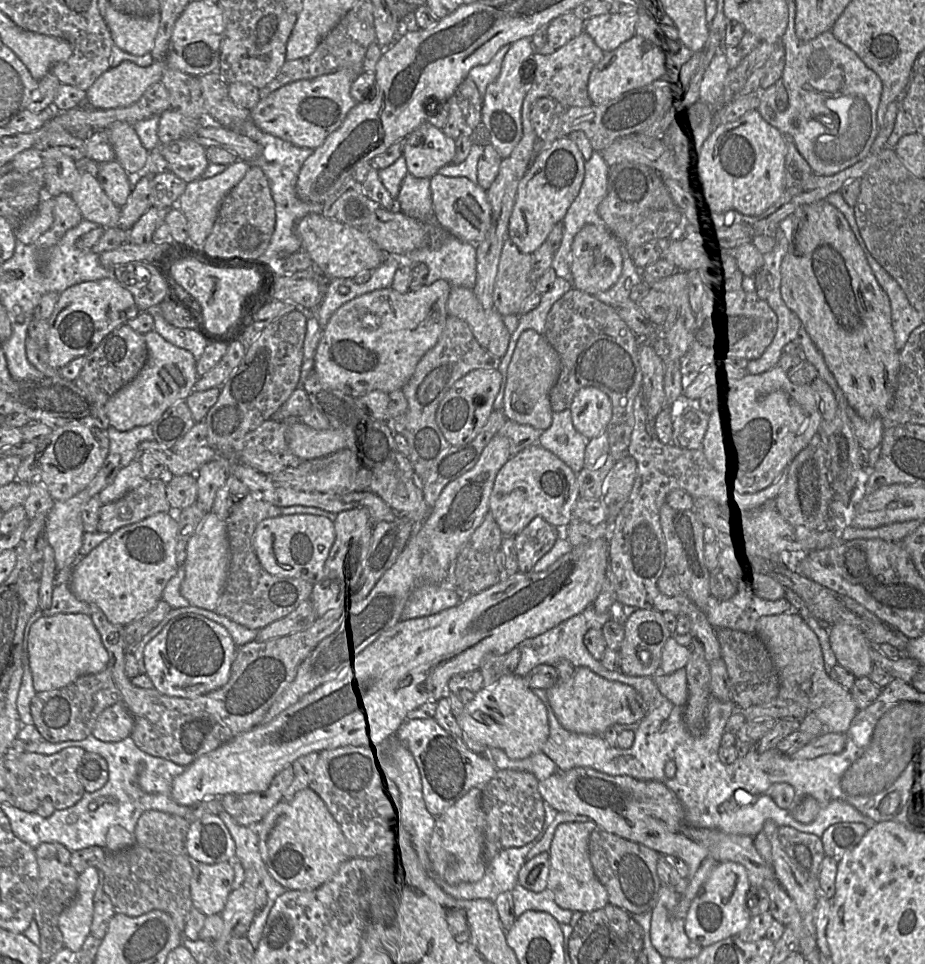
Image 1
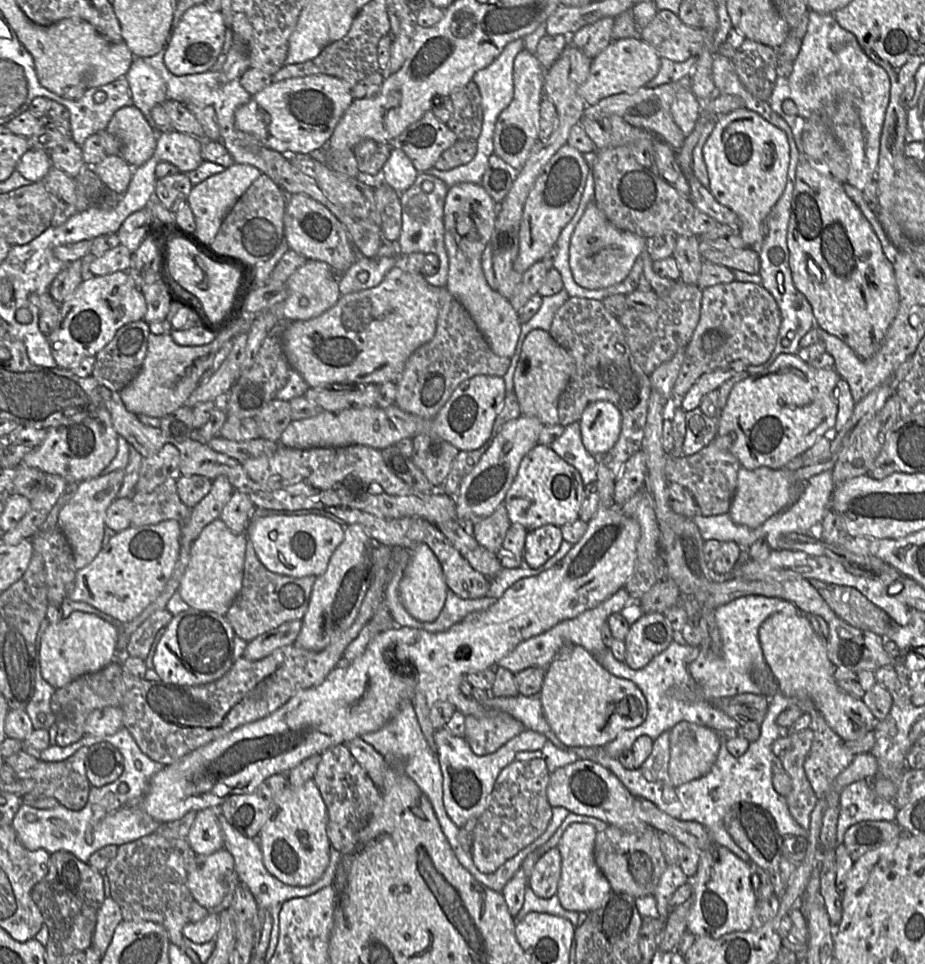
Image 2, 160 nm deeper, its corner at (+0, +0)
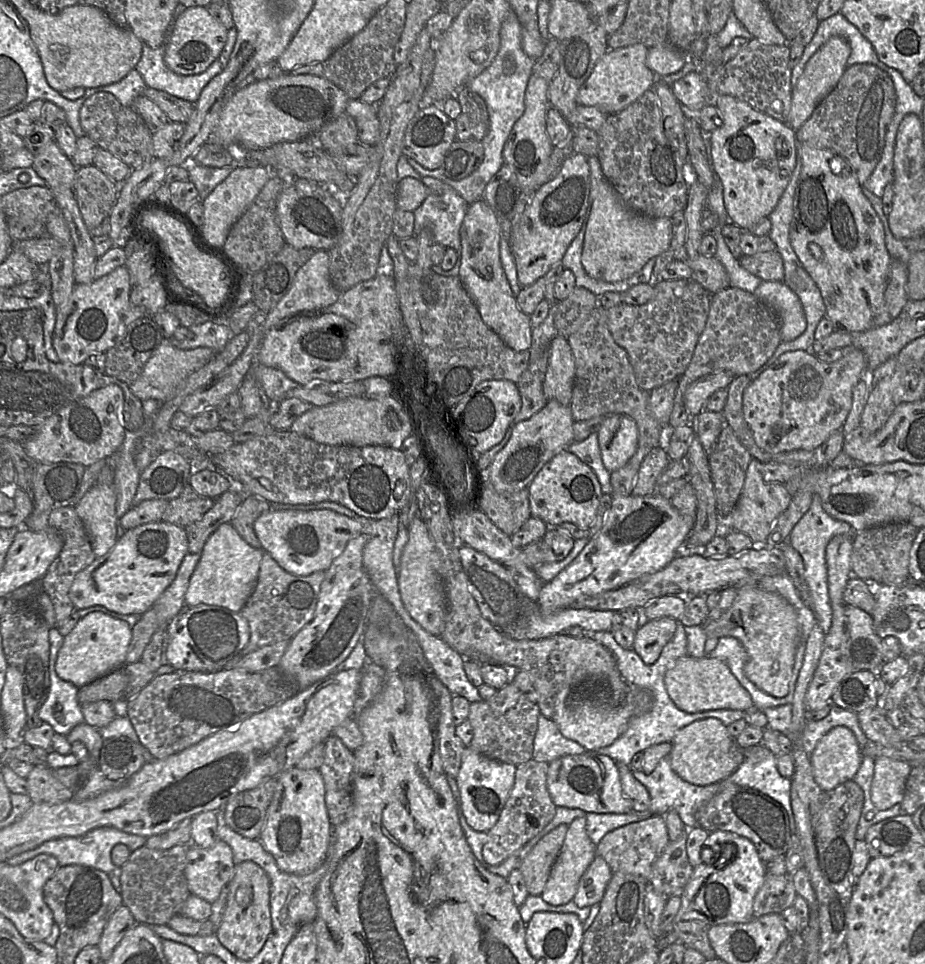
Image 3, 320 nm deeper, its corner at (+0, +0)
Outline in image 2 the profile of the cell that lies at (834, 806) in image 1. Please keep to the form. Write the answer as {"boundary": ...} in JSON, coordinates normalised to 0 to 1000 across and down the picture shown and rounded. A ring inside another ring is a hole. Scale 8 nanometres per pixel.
{"boundary":[[[936,808],[922,811],[910,818],[907,837],[905,877],[911,874],[914,863],[922,855],[938,851],[968,852],[971,840],[966,831],[948,827]]]}

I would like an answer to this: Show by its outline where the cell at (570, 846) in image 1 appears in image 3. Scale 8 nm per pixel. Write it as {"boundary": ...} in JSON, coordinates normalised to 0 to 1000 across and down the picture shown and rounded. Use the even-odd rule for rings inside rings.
{"boundary":[[[644,887],[626,913],[624,924],[618,935],[627,942],[648,938],[663,904],[648,887]]]}

